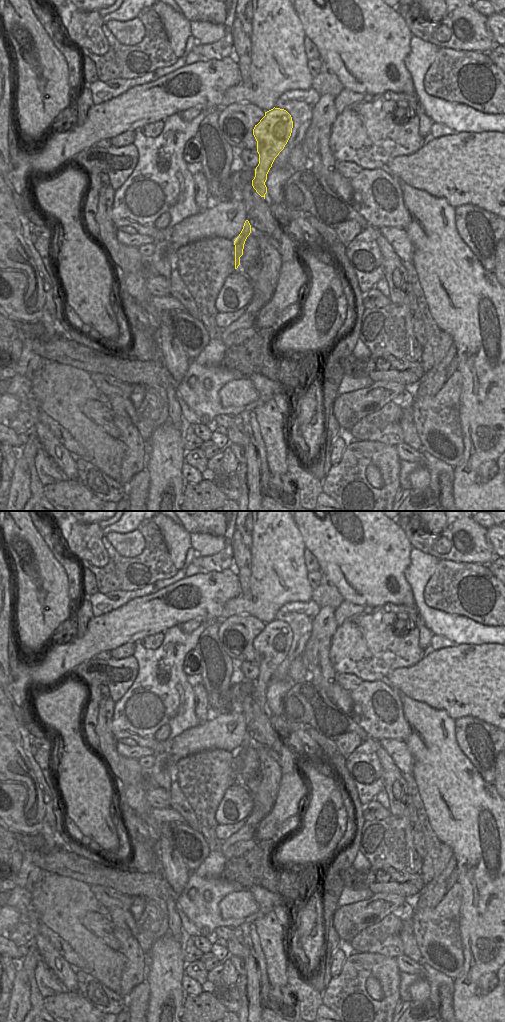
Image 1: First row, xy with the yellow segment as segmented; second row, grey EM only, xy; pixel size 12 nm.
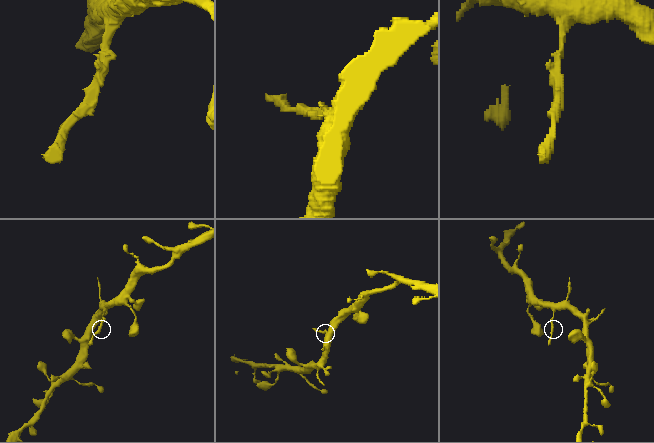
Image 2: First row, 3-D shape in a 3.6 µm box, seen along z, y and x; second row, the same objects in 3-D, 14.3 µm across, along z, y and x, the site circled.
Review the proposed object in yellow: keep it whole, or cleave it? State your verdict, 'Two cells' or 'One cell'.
Two cells

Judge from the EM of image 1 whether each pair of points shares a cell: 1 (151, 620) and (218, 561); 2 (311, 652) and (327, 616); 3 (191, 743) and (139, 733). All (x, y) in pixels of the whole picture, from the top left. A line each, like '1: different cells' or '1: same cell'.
1: different cells
2: same cell
3: different cells

